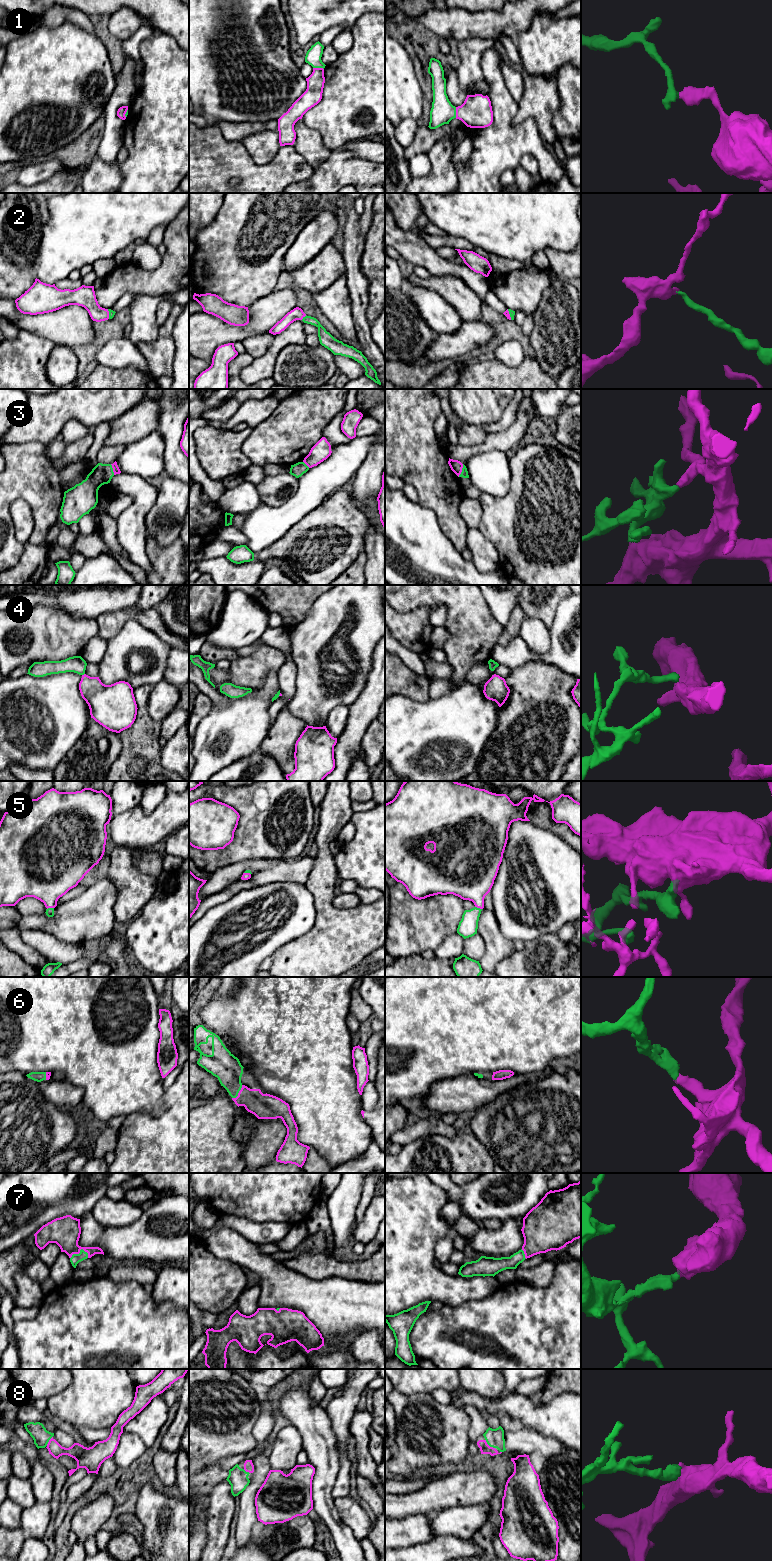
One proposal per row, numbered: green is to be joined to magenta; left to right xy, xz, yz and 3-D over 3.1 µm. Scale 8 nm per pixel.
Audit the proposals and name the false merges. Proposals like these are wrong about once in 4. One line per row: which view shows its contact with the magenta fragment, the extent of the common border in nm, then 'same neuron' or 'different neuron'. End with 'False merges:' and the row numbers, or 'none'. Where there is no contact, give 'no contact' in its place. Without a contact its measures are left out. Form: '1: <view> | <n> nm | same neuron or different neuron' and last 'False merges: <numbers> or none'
1: xz | 90 nm | same neuron
2: xz | 60 nm | same neuron
3: yz | 110 nm | different neuron
4: xy | 30 nm | different neuron
5: xy | 60 nm | same neuron
6: xz | 140 nm | same neuron
7: xy | 160 nm | same neuron
8: yz | 110 nm | same neuron
False merges: 3, 4

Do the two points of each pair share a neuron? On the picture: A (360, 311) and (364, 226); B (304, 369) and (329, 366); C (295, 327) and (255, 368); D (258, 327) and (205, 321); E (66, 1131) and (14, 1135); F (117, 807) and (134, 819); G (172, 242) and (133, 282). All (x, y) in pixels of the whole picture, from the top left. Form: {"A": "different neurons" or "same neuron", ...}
{"A": "different neurons", "B": "same neuron", "C": "same neuron", "D": "same neuron", "E": "same neuron", "F": "different neurons", "G": "same neuron"}

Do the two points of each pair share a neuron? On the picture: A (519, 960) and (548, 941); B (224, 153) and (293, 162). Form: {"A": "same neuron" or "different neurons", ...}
{"A": "same neuron", "B": "same neuron"}

